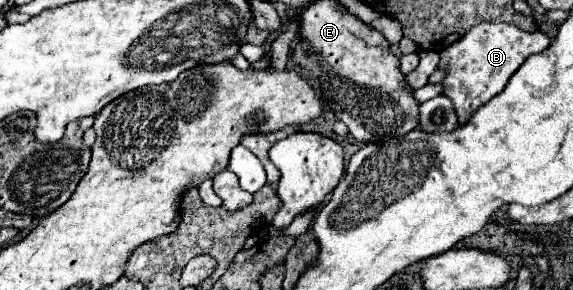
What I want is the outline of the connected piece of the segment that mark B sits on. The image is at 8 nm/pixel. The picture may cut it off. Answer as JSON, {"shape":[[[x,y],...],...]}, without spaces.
{"shape":[[[484,22],[476,24],[464,38],[444,48],[438,62],[438,70],[446,72],[442,80],[442,96],[452,100],[458,124],[464,126],[482,104],[500,94],[508,84],[510,76],[520,68],[520,64],[530,54],[546,50],[548,44],[550,38],[540,30],[524,32],[506,22]]]}

